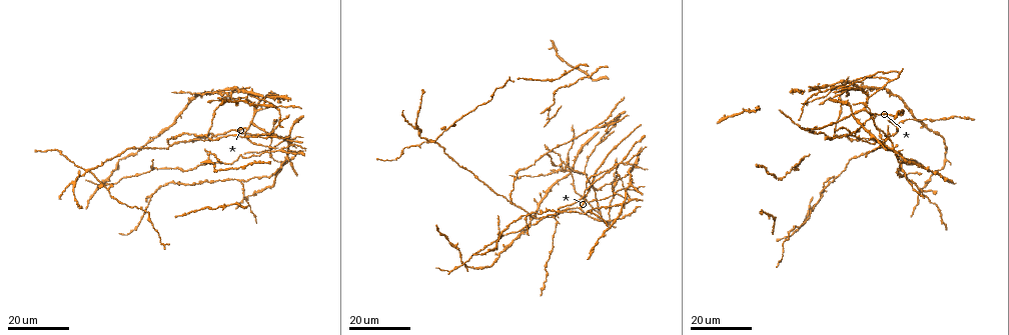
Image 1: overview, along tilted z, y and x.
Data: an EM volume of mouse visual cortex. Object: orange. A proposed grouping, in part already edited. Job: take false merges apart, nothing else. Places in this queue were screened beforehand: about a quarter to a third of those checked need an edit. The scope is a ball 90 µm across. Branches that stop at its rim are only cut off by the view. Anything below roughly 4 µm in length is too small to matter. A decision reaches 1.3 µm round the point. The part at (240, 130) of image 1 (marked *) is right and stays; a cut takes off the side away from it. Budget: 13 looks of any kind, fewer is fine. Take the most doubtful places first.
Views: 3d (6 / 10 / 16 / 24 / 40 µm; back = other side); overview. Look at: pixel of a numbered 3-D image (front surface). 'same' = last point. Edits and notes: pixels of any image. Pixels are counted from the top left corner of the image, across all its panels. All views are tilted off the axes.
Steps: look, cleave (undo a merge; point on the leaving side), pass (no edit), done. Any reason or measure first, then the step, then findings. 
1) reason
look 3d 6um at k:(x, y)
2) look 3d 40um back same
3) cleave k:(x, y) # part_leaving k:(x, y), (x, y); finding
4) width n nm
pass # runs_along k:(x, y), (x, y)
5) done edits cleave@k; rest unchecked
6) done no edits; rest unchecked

four or more arms meet
look 3d 16um at 1:(881, 129)

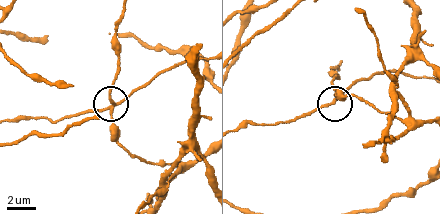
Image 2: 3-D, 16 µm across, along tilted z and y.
look 3d 10um at 2:(119, 104)

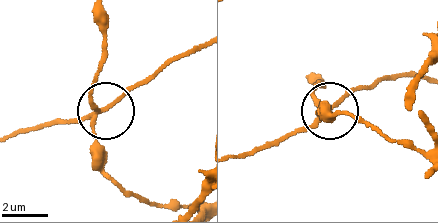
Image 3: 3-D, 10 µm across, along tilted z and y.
side_arm 13 um
cleave 3:(72, 123) # part_leaving 3:(99, 113), (198, 50); a second cell is stuck on

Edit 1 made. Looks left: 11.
three-way junction
look 3d 24um at 1:(88, 170)

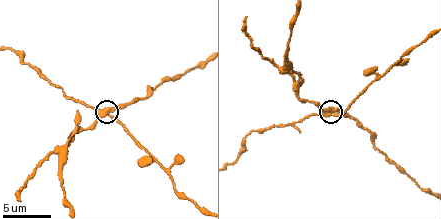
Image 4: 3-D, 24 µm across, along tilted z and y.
look 3d 6um at 4:(332, 115)

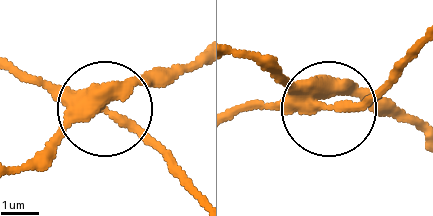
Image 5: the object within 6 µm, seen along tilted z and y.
cleave 5:(129, 122) # part_leaving 5:(83, 98), (157, 153), (198, 203); two cells meet here

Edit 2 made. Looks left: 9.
look overview

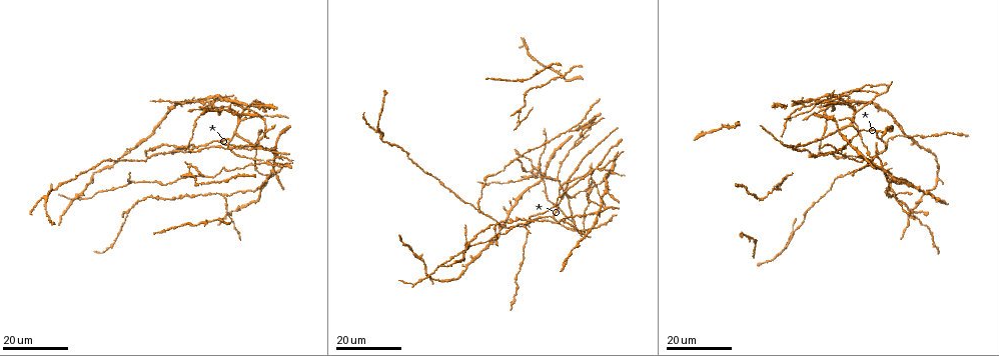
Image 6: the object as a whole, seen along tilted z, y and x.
four-way junction
look 3d 16um at 6:(593, 170)

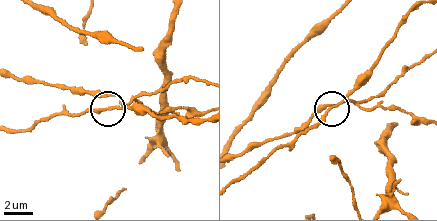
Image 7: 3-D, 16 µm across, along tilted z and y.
zoom in
look 3d 6um at 7:(339, 102)

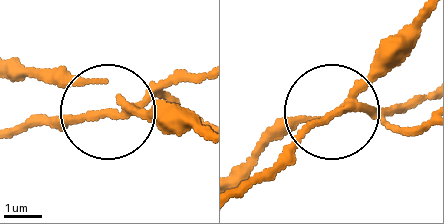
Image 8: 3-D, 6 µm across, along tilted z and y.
cleave 8:(77, 118) # part_leaving 8:(126, 107), (19, 127); two cells meet here

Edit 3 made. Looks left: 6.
a fork
look 3d 6um at 4:(282, 69)

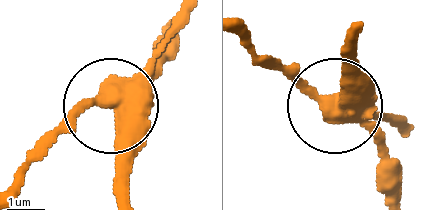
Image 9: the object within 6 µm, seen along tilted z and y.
look 3d 6um back at 9:(336, 99)

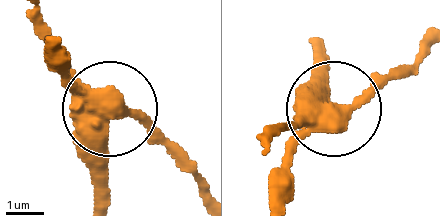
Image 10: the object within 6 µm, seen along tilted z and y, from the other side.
width 480 nm
cleave 10:(78, 156) # part_leaving 10:(95, 113), (93, 198); a second cell is stuck on

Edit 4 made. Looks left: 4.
look overview

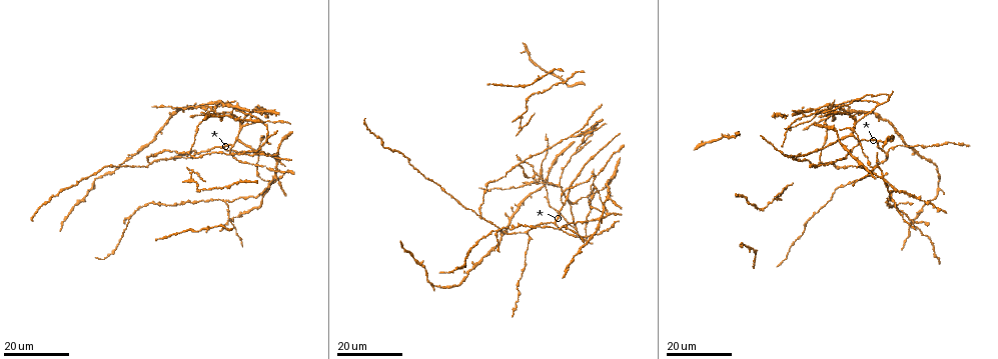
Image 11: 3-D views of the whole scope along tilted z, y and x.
looks like a crossing
look 3d 24um at 11:(537, 184)

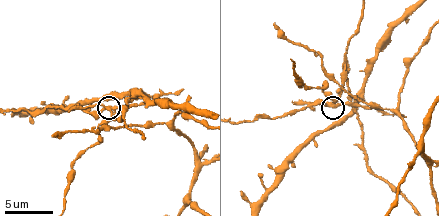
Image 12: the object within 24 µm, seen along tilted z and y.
closer look
look 3d 6um at 12:(337, 102)

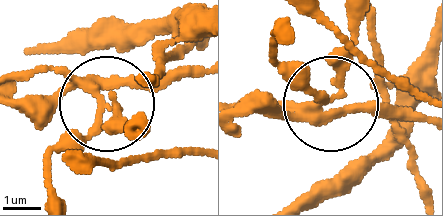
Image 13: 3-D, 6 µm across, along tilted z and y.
look 3d 6um back at 13:(97, 102)

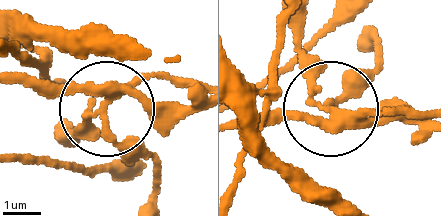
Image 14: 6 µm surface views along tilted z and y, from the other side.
arms 4
cleave 14:(74, 128) # part_leaving 14:(101, 110), (137, 93), (166, 102), (195, 94); two cells meet here

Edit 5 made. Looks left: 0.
done edits cleave@3, cleave@5, cleave@8, cleave@10, cleave@14; rest unchecked

